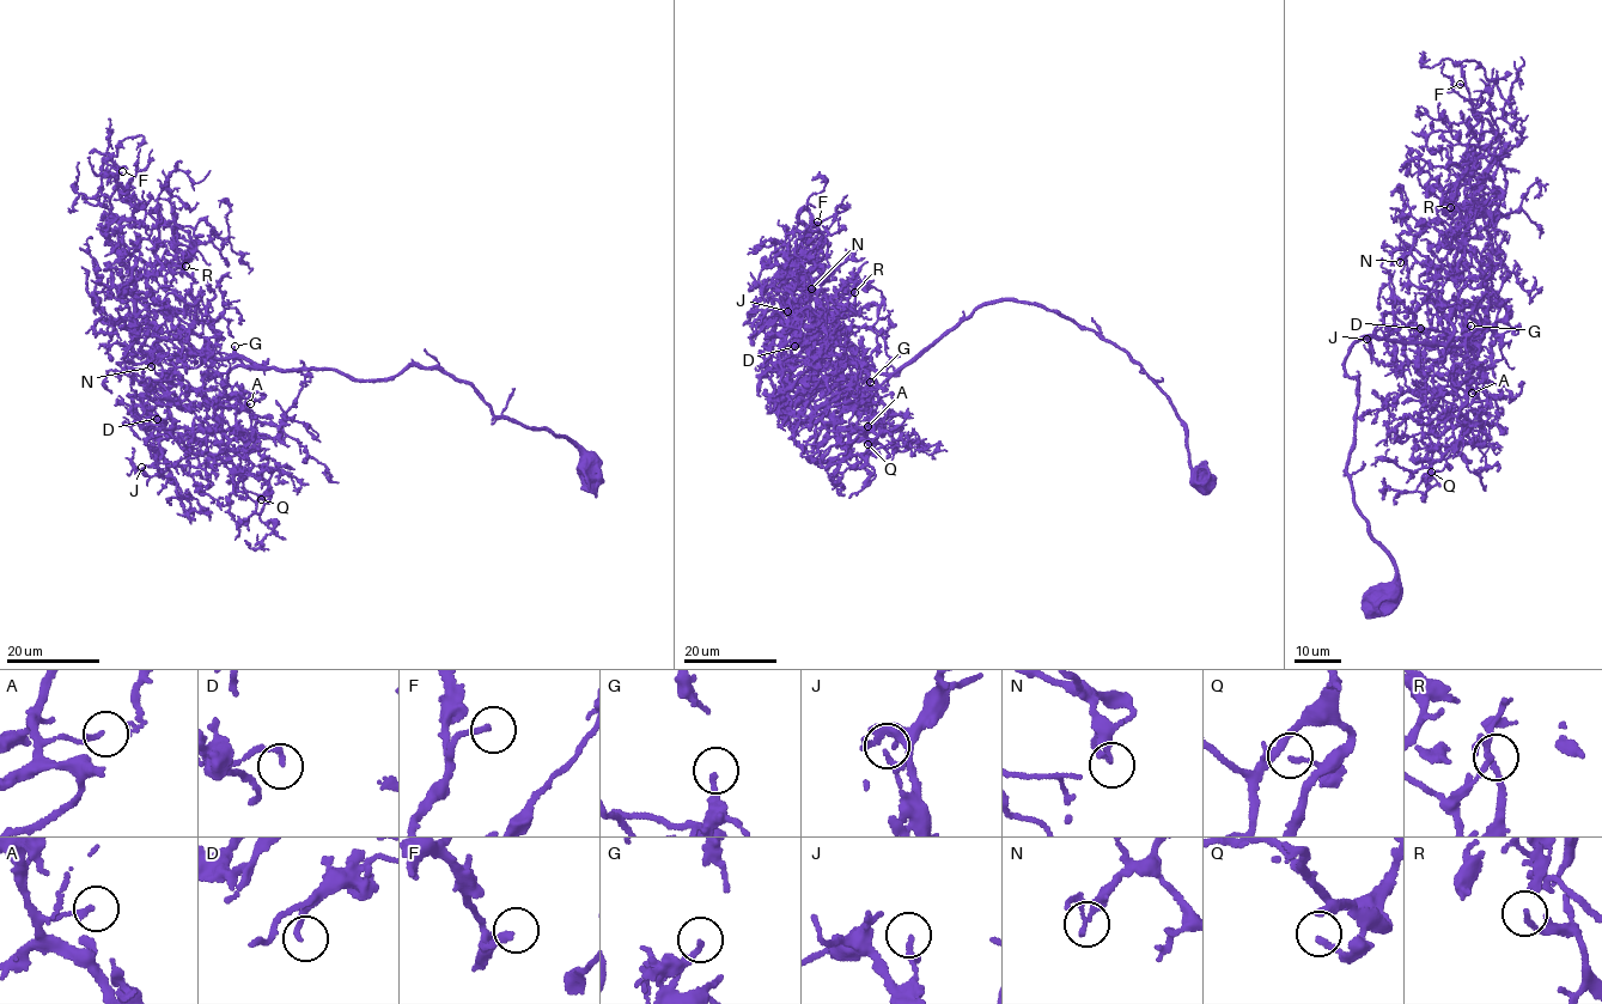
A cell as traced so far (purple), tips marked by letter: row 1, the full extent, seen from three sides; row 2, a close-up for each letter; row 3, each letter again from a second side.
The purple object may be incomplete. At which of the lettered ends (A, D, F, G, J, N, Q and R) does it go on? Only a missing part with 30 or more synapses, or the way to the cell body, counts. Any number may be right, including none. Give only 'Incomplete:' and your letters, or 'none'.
Incomplete: F

